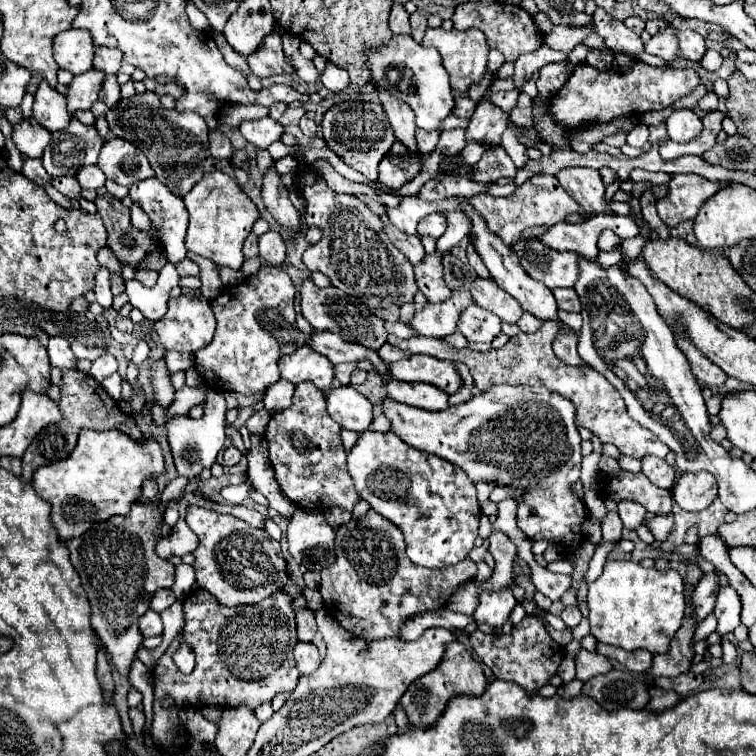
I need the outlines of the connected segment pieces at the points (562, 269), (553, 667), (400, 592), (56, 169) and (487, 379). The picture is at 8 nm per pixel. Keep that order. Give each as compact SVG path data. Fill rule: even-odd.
M533 238L521 254L521 262L531 278L553 288L573 288L579 280L579 254L575 252L557 252L541 246Z
M529 616L523 618L517 626L513 626L511 634L487 636L477 630L469 638L479 660L493 670L495 678L515 682L527 692L537 692L543 684L547 684L547 680L557 672L557 666L565 656L565 650L551 640L545 626L537 618Z
M369 510L363 518L337 528L337 560L321 570L319 592L325 610L353 636L373 642L381 638L399 638L399 628L413 616L439 610L459 586L477 574L477 564L469 558L445 570L429 570L409 562L405 540L399 526Z
M73 118L65 130L51 134L51 146L43 156L43 166L51 176L75 176L83 166L97 164L101 146L103 142L95 126L85 126L77 118ZM67 138L73 140L71 148L67 148L63 154L57 154L55 148Z
M545 320L543 326L533 332L525 334L519 332L517 336L509 338L509 342L499 348L499 350L489 350L489 352L473 352L469 348L455 350L441 338L425 338L425 336L413 336L399 340L397 336L387 336L387 342L391 346L397 346L399 350L411 352L411 354L429 354L439 360L449 360L453 364L463 362L467 364L475 388L479 392L487 392L491 386L499 384L511 384L511 386L545 386L565 398L569 398L575 404L575 424L591 430L593 434L599 436L601 442L615 444L621 454L633 456L633 458L643 458L647 454L655 454L659 458L667 456L667 446L647 428L643 428L637 420L633 420L627 414L627 406L619 392L595 370L585 368L585 366L569 366L563 360L559 360L553 352L553 342L555 338L567 328L561 320Z

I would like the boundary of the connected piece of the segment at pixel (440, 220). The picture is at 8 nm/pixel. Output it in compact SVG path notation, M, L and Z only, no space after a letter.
M435 212L435 214L429 214L425 216L419 224L417 224L417 234L423 238L423 236L431 236L431 238L441 238L445 234L445 228L447 228L447 220L443 214Z

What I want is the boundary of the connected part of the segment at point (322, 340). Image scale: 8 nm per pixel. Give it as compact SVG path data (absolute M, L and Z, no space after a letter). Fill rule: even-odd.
M313 332L311 338L307 340L307 346L311 350L317 350L319 354L327 356L329 362L339 364L339 362L353 362L353 360L371 360L373 368L379 374L385 374L385 362L381 362L381 358L377 358L377 354L373 354L373 350L353 344L353 342L345 342L339 334L333 332Z

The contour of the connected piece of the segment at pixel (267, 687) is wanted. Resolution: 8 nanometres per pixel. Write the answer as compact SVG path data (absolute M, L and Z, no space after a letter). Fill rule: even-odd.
M195 590L185 598L183 612L183 642L187 642L195 652L193 672L183 674L173 662L173 654L181 646L179 642L173 642L165 650L153 670L155 704L151 734L155 744L169 754L189 750L189 736L185 726L179 722L177 706L247 706L249 710L255 710L257 706L271 702L281 692L293 692L293 686L297 686L299 680L299 670L293 662L297 634L289 594L279 592L257 606L239 606L239 610L233 610L227 606L217 606L217 600L209 592ZM165 696L171 696L175 706L165 708Z

